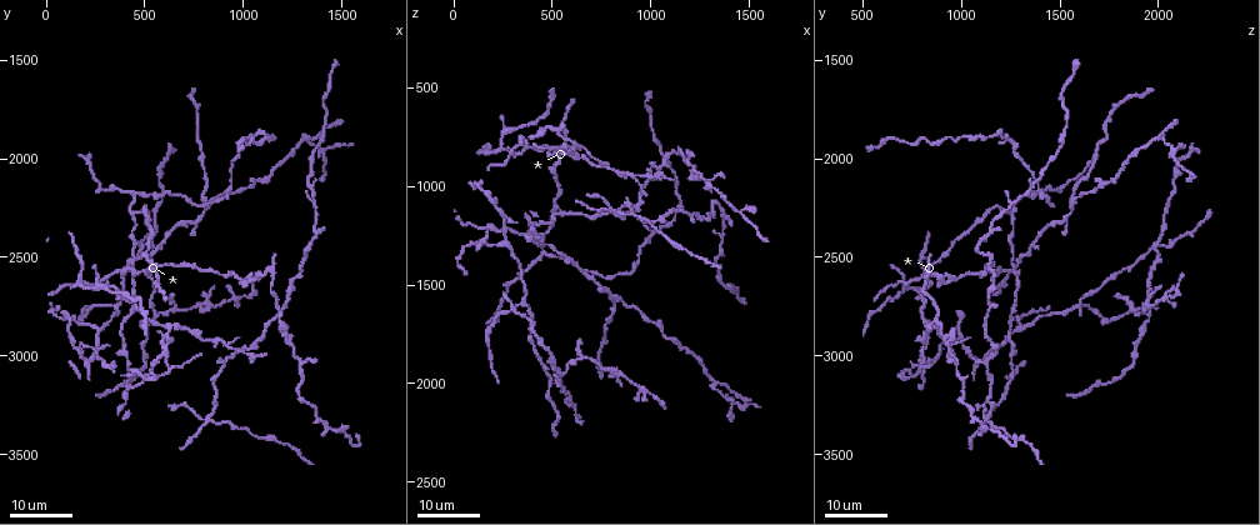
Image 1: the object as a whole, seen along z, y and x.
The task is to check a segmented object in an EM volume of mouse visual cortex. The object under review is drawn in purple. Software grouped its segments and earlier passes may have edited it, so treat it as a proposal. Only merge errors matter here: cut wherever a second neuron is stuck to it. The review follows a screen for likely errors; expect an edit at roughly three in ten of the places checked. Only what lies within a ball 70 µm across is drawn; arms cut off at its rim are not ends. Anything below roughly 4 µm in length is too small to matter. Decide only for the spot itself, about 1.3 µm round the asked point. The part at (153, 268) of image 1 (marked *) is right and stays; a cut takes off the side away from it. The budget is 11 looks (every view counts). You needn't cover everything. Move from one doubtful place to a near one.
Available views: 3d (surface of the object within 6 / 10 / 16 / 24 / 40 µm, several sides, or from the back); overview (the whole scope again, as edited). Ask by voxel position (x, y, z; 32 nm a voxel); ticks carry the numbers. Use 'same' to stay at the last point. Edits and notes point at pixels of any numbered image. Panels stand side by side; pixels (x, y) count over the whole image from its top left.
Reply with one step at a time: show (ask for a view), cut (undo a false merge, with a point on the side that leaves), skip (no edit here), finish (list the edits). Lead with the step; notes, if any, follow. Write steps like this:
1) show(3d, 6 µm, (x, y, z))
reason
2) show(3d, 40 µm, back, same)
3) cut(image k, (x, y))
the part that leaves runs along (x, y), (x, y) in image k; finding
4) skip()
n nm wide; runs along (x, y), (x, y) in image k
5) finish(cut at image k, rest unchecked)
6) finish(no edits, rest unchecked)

show(3d, 16 µm, (440, 2540, 1260))
three-way junction

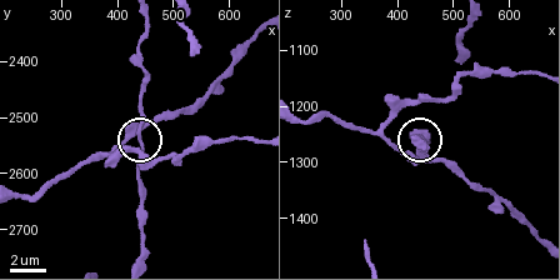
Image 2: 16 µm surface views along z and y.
show(3d, 10 µm, same)

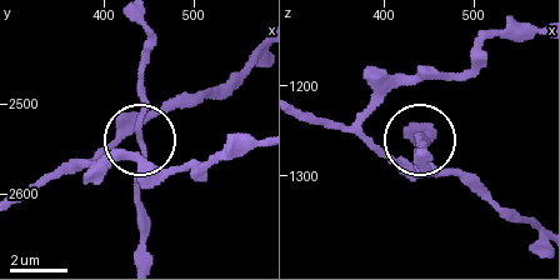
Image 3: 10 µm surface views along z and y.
skip()
3 arms; runs along (140, 25), (140, 133), (95, 151) in image 3; continuous, no second neuron

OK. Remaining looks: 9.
show(3d, 24 µm, (820, 3330, 1130))
four-way junction

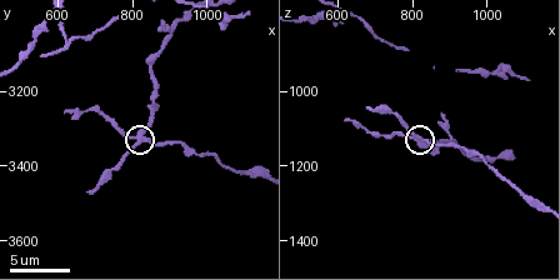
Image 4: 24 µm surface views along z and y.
show(3d, 10 µm, (830, 3330, 1130))

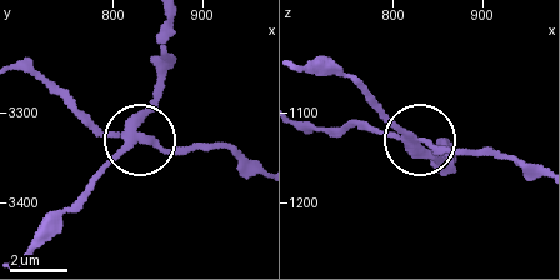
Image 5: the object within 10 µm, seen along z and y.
cut(image 5, (168, 150))
the part that leaves runs along (133, 134), (174, 149), (216, 149), (253, 163) in image 5; a second neuron is stuck on

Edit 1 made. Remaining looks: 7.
show(overview)
see it whole again

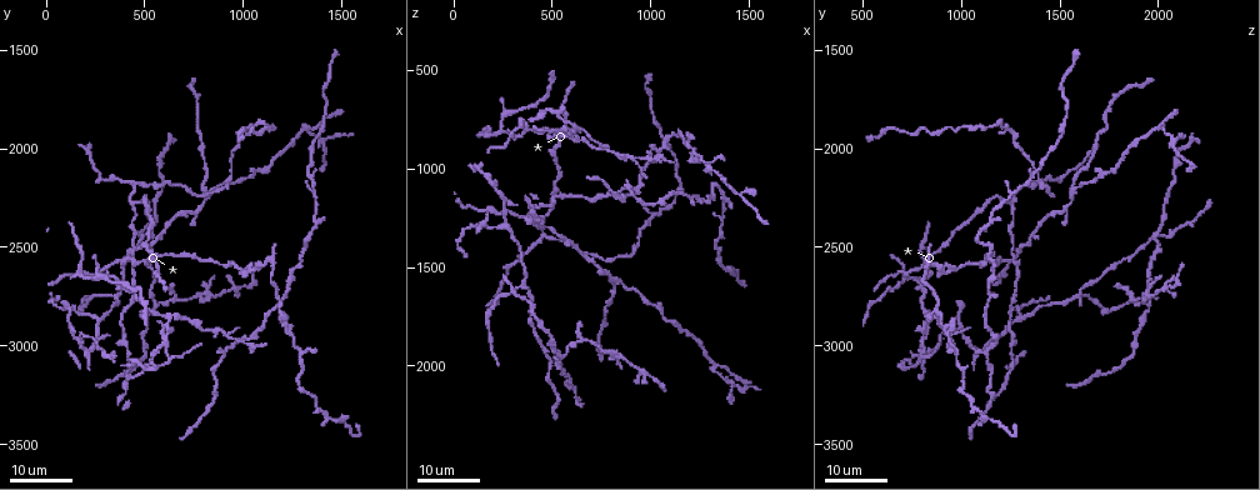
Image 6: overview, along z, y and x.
show(3d, 24 µm, (920, 2940, 940))
a fork

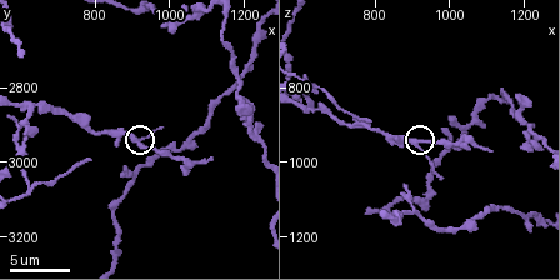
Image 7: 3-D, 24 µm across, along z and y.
show(3d, 10 µm, (920, 2940, 950))

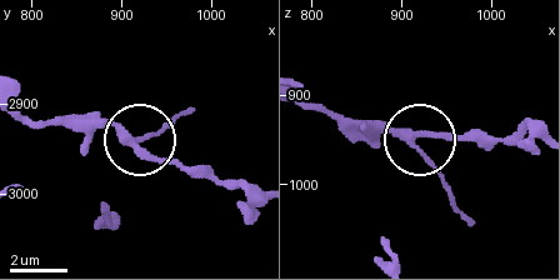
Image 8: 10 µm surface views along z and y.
skip()
3 arms; runs along (301, 99), (315, 110), (380, 120), (416, 136), (493, 134) in image 8; continuous, no second neuron

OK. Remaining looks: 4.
show(3d, 16 µm, (1050, 1890, 790))
calibre changes

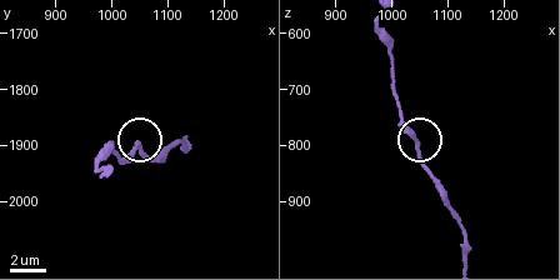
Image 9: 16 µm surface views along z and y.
show(3d, 6 µm, (1040, 1890, 800))

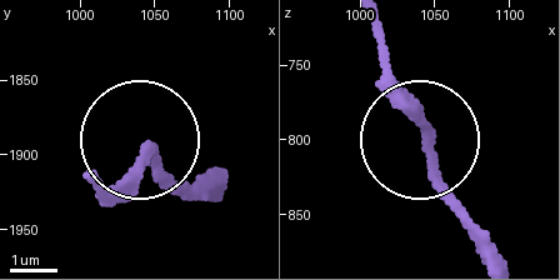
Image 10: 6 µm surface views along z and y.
show(3d, 6 µm, back, (1044, 1896, 798))

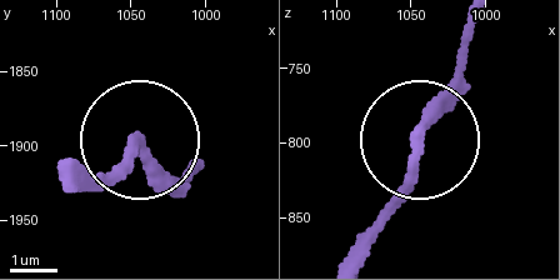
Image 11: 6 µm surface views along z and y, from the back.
skip()
runs along (348, 250), (415, 166), (424, 119), (464, 51) in image 11; continuous, no second neuron

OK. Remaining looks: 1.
finish(cut at image 5, rest unchecked)

